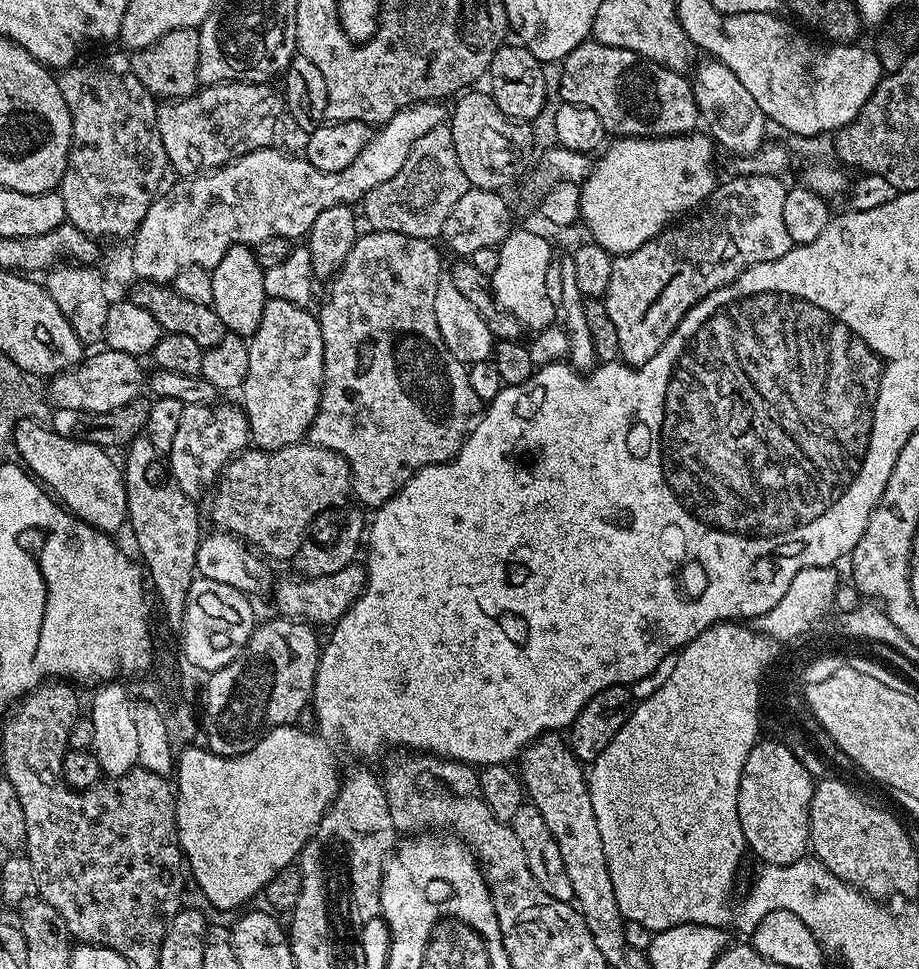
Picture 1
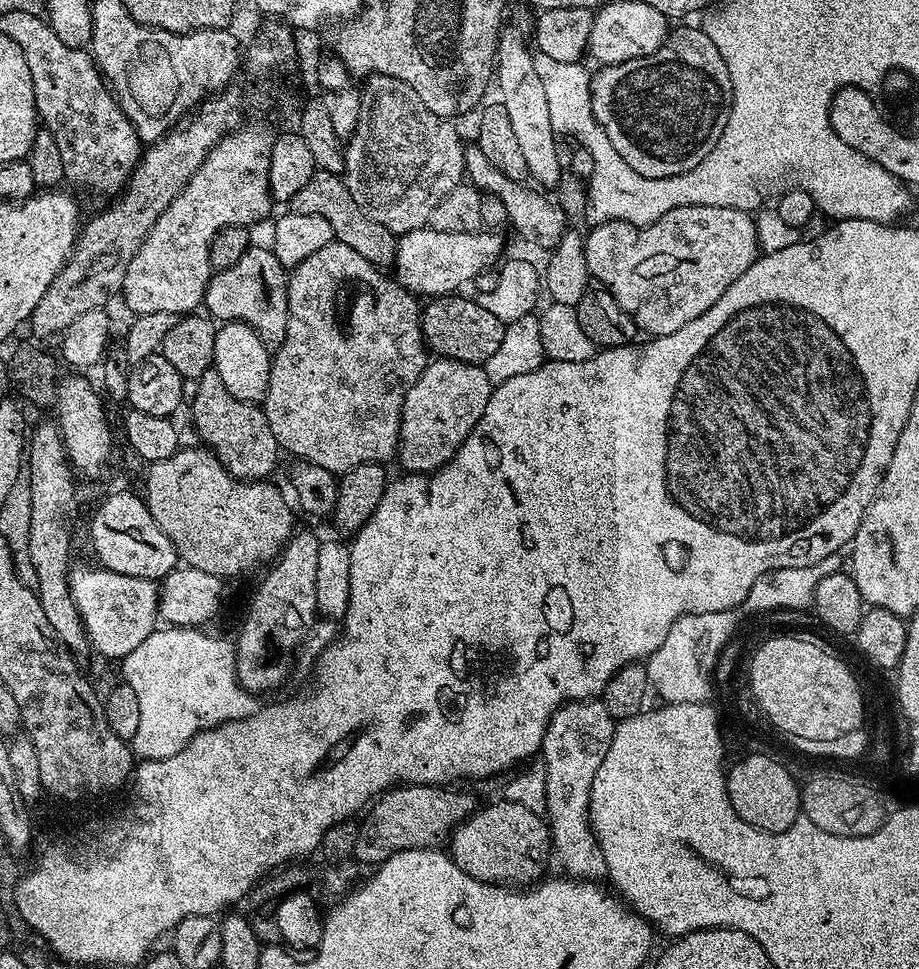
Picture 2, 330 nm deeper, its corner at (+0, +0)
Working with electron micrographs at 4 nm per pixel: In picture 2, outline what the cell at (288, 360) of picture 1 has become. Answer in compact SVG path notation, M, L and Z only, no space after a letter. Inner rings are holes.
M249 246L246 254L242 254L242 258L234 262L234 266L226 266L226 270L221 272L213 271L212 281L206 286L203 307L207 315L217 321L237 320L250 326L254 334L262 338L262 346L266 346L268 353L274 354L286 338L288 272L284 264L278 262L271 247Z

